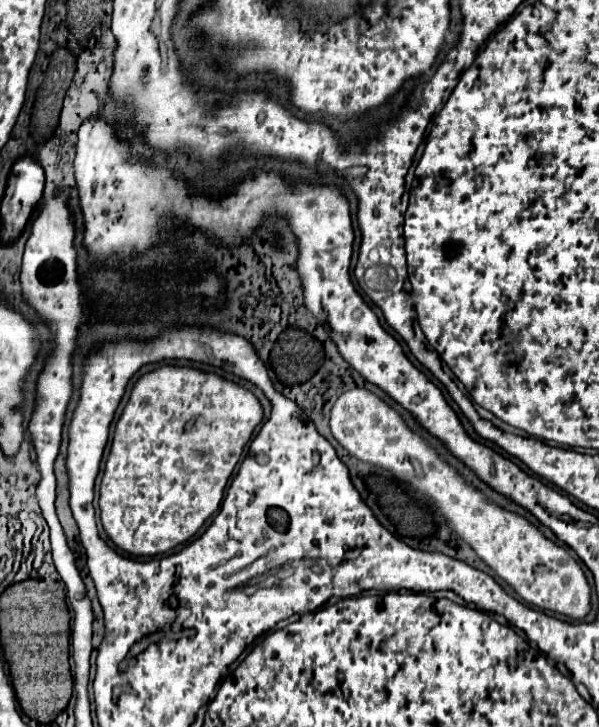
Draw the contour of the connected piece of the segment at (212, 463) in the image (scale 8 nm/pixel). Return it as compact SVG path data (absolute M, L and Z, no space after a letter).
M163 366L141 376L117 422L99 488L101 524L111 542L133 556L157 556L193 538L203 522L217 512L227 480L261 418L263 408L249 390L213 372Z

